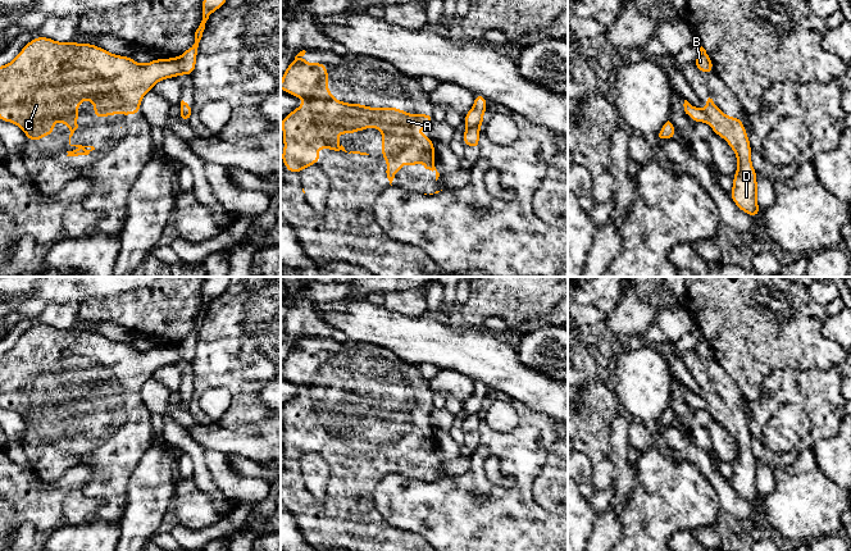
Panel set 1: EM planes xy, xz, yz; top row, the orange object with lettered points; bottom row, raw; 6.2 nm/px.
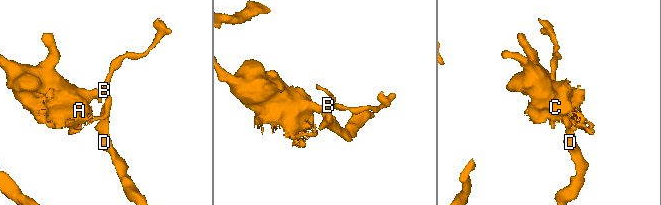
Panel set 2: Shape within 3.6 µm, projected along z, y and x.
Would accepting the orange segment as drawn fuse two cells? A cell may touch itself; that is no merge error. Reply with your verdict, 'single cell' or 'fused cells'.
fused cells

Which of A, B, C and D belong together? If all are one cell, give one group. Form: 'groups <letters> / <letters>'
groups A B C / D

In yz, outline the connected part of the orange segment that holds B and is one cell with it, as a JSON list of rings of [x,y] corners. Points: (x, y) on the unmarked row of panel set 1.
[[[698,329],[700,332],[700,340],[697,341],[697,345],[695,347],[695,352],[696,355],[705,360],[705,361],[710,361],[714,359],[714,354],[713,354],[713,349],[709,343],[709,341],[706,340],[706,337],[701,333],[701,331]]]

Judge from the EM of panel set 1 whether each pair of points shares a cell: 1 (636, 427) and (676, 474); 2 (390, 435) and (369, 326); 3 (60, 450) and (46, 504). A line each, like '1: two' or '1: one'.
1: two
2: two
3: two

